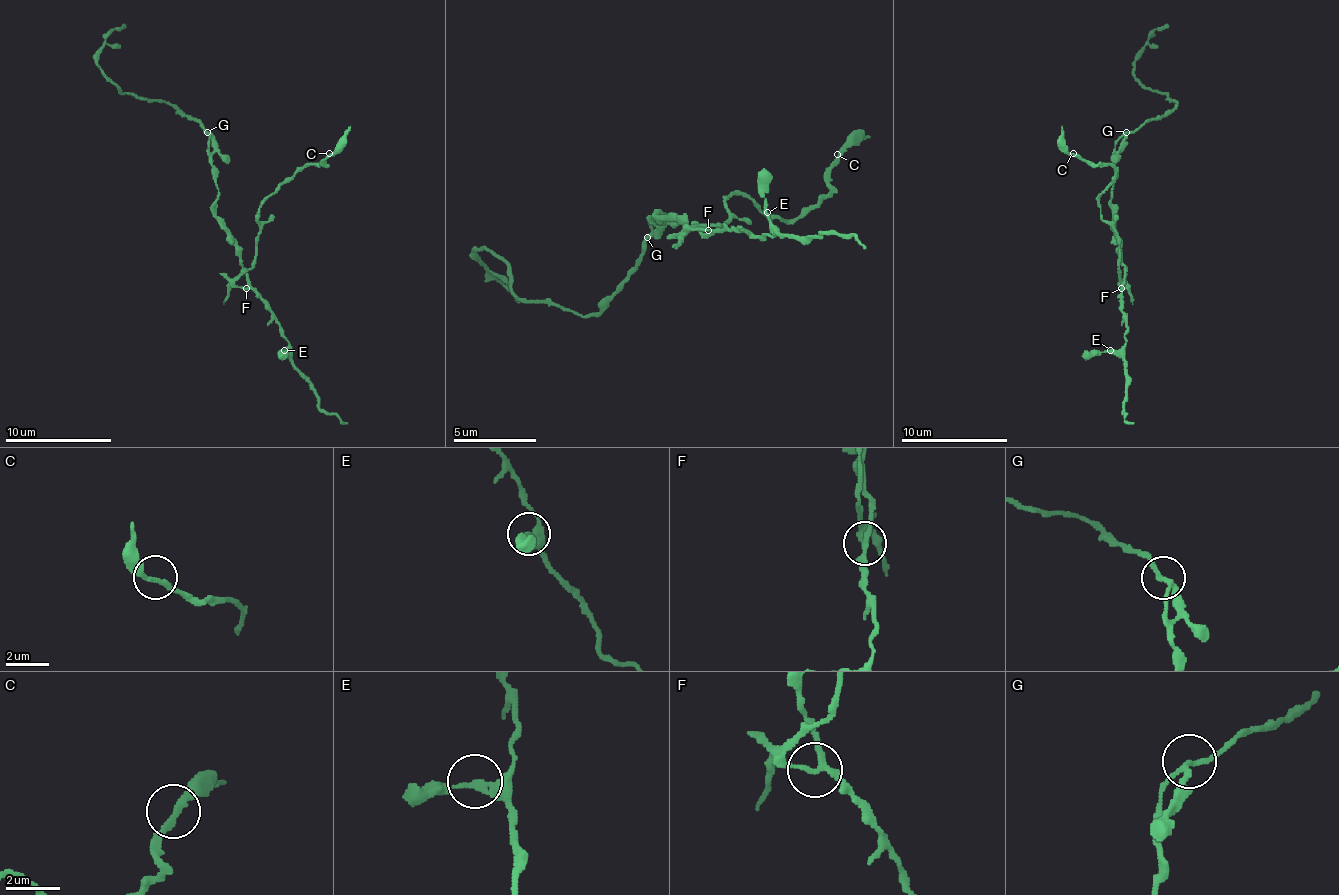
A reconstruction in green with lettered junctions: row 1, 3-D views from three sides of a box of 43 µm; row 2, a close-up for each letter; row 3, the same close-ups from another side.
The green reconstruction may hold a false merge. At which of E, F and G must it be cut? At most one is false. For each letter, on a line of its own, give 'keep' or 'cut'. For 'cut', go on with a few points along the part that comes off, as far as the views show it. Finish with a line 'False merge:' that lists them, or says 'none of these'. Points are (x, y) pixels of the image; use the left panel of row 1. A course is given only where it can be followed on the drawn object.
E: keep
F: cut; course (247, 289), (233, 283), (255, 257), (260, 206), (300, 169), (324, 164), (350, 126)
G: keep
False merge: F

